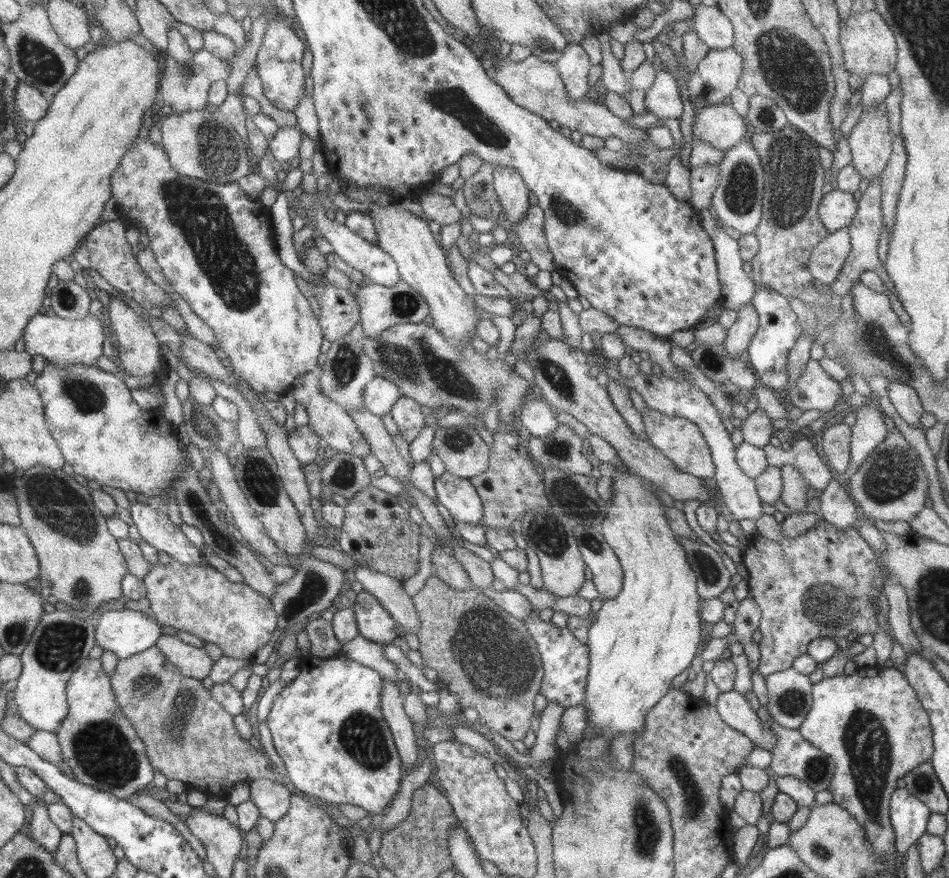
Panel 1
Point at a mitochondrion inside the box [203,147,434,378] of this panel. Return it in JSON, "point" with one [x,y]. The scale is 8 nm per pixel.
{"point":[402,304]}

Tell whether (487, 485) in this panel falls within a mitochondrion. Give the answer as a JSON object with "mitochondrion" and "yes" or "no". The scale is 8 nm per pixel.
{"mitochondrion":"no"}

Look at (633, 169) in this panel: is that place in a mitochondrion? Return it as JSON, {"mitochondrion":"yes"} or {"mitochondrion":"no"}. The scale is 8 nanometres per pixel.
{"mitochondrion":"no"}

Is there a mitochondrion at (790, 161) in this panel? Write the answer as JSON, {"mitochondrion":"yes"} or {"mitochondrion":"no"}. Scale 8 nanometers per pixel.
{"mitochondrion":"yes"}

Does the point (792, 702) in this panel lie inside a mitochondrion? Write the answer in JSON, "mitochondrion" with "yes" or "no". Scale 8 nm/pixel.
{"mitochondrion":"yes"}

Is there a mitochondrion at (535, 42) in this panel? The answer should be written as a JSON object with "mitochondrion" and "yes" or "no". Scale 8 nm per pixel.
{"mitochondrion":"yes"}

